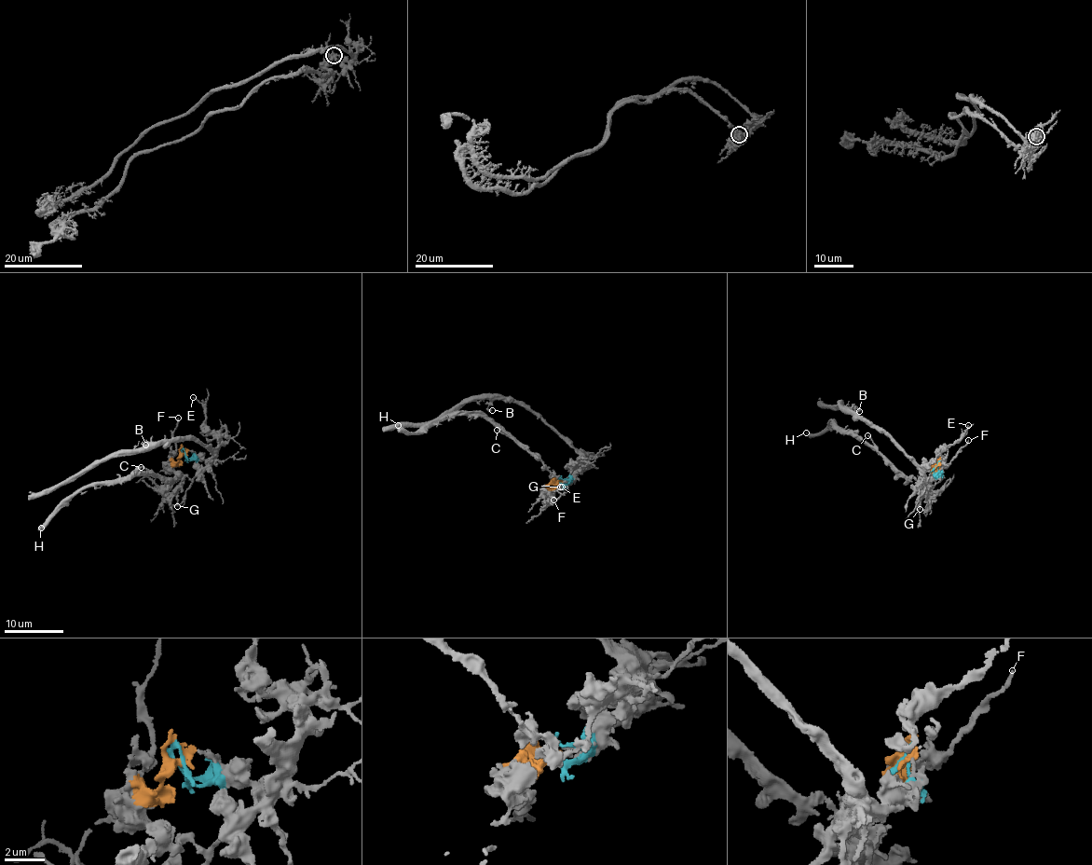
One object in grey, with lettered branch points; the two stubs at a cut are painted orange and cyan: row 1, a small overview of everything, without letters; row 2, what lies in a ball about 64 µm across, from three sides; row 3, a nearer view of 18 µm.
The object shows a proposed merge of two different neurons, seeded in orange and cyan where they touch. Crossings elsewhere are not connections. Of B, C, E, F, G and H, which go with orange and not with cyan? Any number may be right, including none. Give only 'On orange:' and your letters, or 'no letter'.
On orange: C, F, G, H

